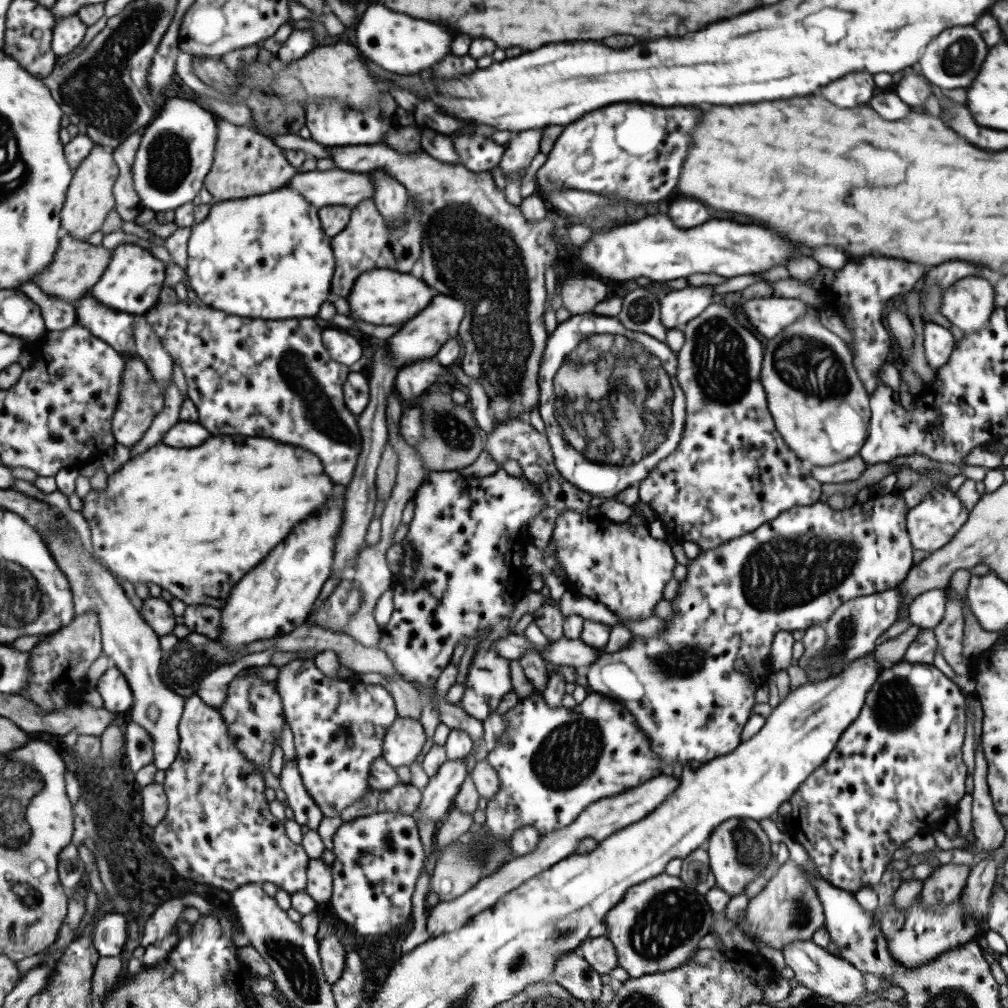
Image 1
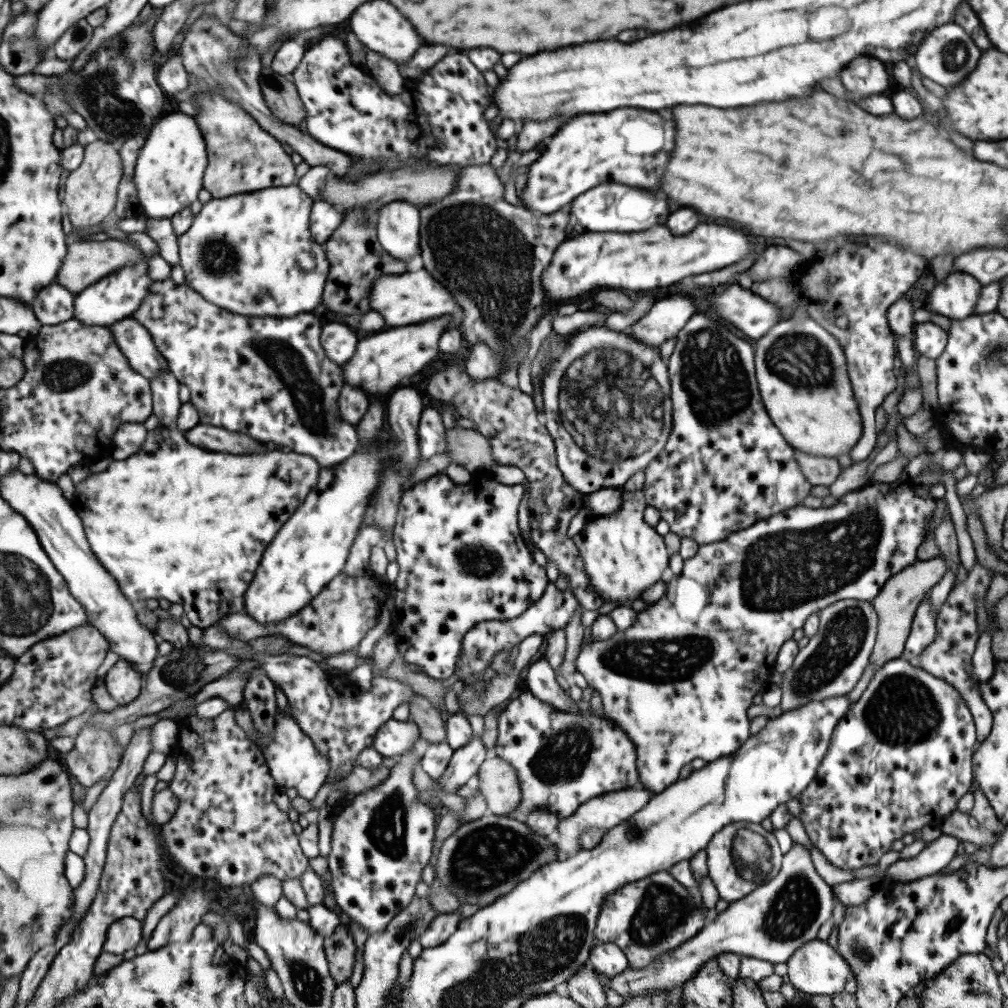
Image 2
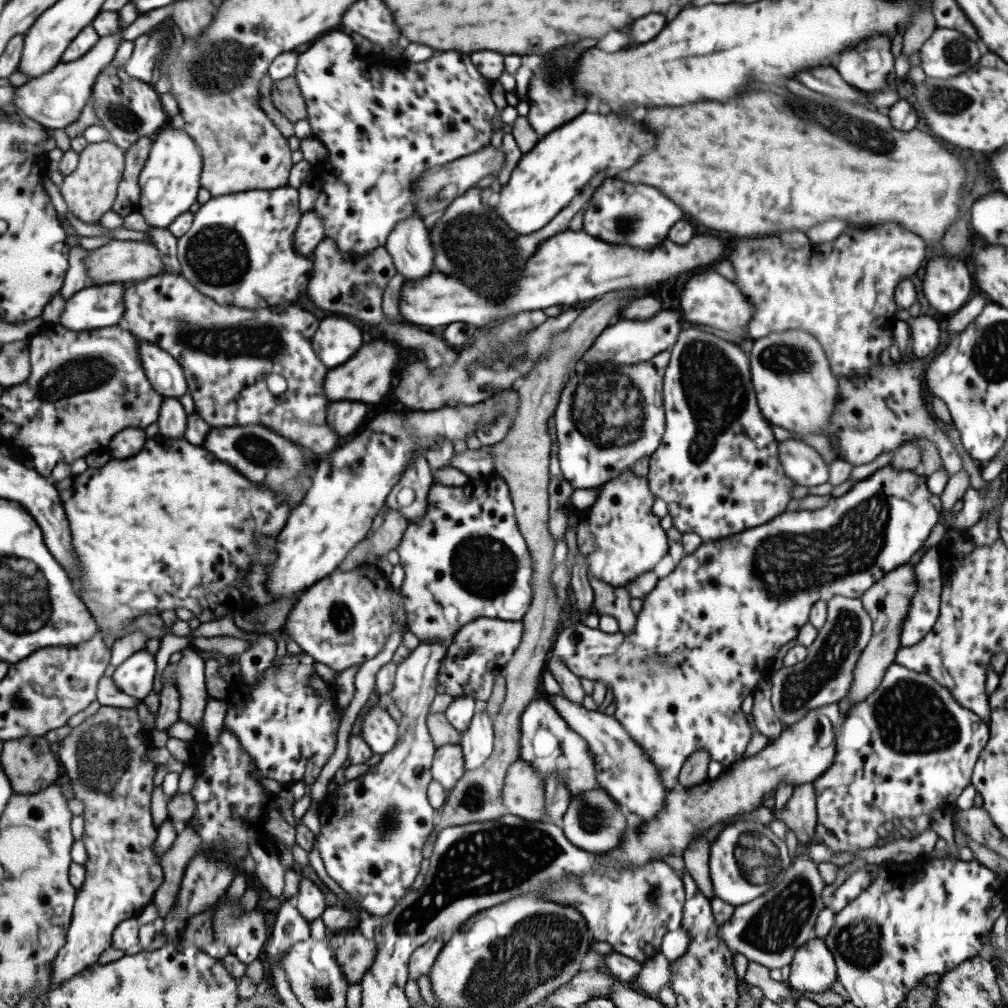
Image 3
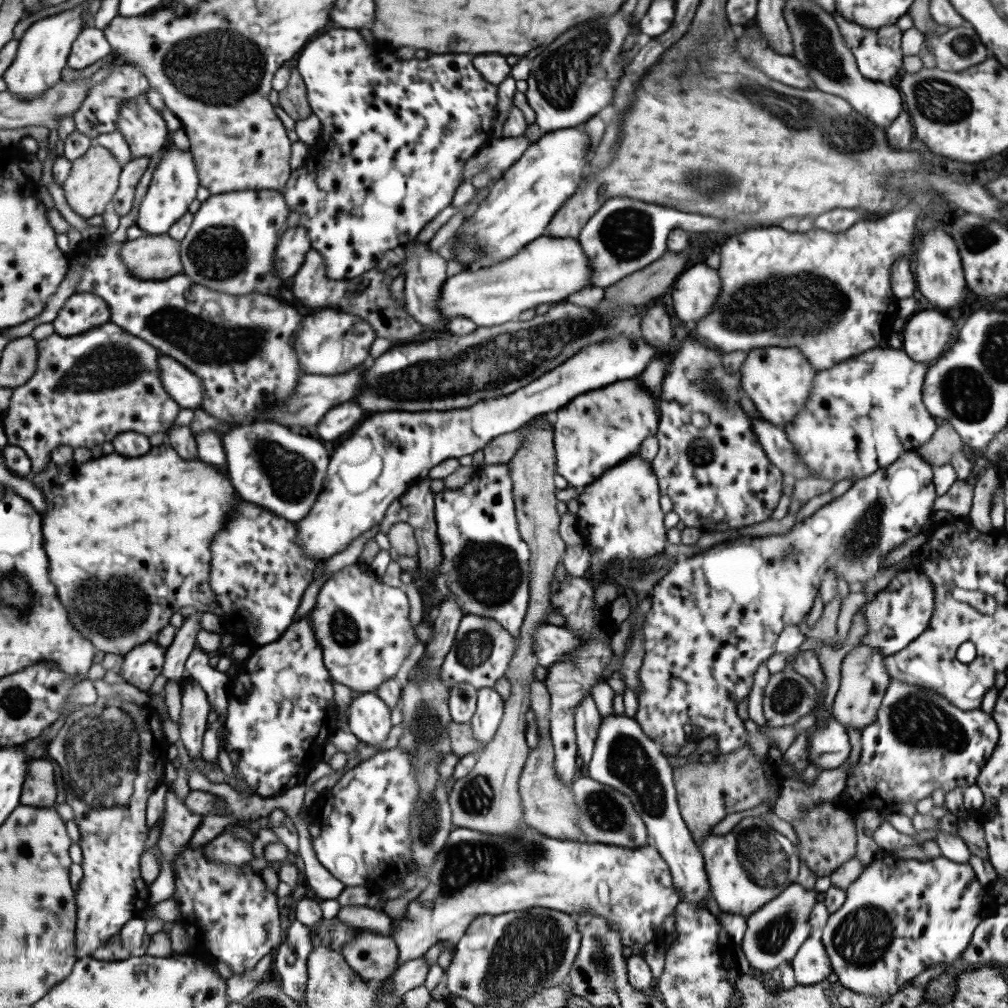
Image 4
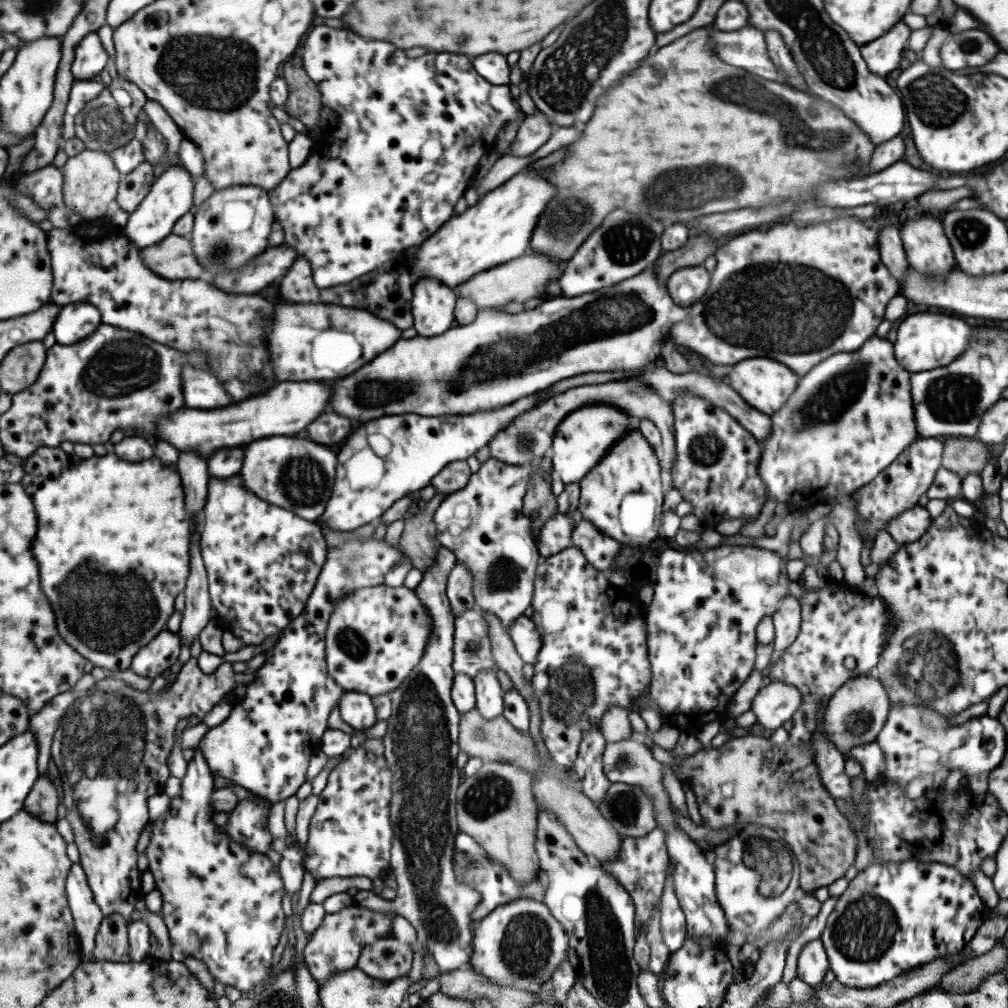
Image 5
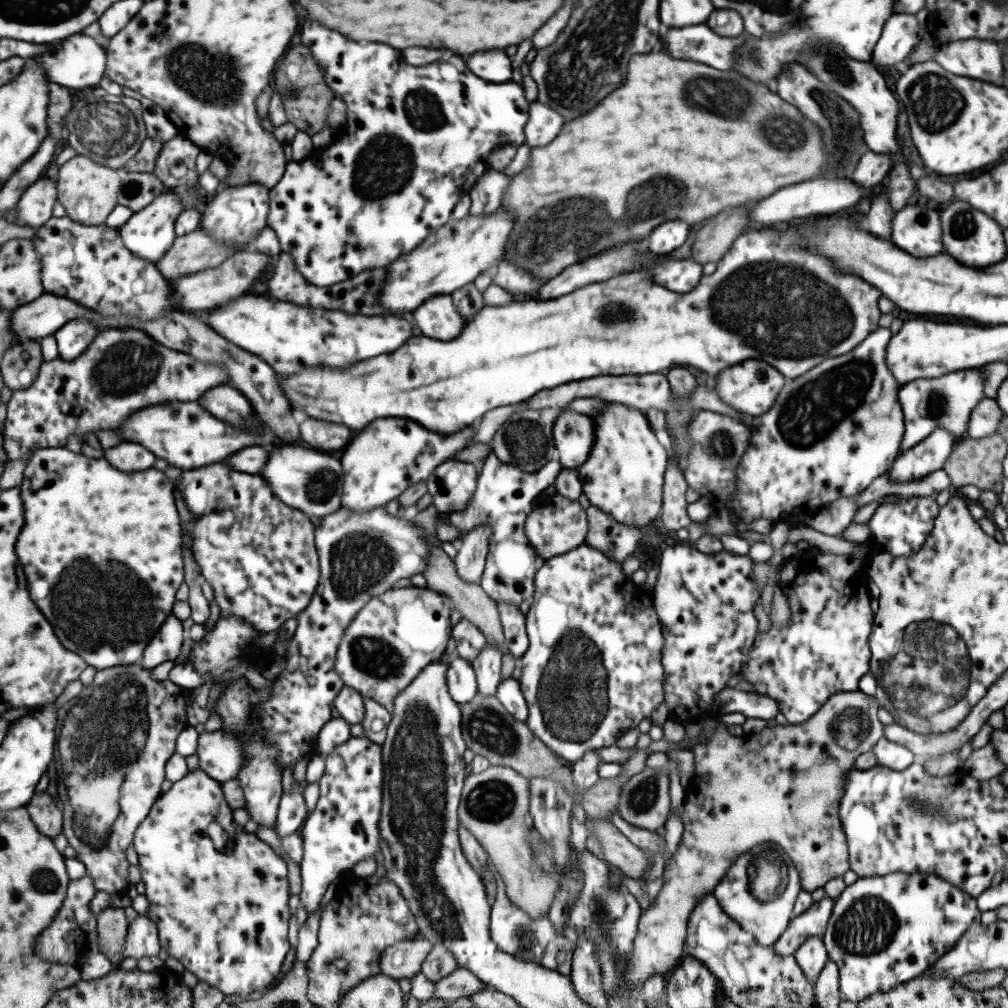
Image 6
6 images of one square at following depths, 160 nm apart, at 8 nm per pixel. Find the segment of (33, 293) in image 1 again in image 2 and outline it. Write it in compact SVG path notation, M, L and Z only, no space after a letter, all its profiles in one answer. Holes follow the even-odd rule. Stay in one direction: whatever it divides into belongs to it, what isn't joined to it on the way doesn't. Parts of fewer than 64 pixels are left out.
M55 282L40 292L32 307L42 325L59 325L74 318L75 299L75 293Z

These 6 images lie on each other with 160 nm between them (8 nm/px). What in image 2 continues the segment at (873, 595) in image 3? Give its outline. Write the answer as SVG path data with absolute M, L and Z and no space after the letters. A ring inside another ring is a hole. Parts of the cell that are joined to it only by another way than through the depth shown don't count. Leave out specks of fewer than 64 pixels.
M933 557L924 561L916 560L897 574L890 576L878 589L878 593L869 600L873 612L878 616L876 637L868 658L873 672L889 659L900 656L919 602L928 594L928 590L941 580L946 571L943 557Z

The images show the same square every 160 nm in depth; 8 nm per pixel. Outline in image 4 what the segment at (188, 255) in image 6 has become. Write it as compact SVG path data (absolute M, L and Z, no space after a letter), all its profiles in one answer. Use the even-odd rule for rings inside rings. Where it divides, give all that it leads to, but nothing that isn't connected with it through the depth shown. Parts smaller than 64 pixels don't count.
M169 233L125 241L120 258L137 278L165 280L183 272L179 242Z

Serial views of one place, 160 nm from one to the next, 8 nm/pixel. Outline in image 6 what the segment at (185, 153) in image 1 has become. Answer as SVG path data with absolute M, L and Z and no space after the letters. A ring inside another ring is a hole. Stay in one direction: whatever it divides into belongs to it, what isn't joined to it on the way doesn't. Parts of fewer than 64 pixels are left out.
M167 188L167 191L161 193L151 205L147 205L139 212L133 212L133 215L120 227L124 243L138 257L146 258L155 264L159 263L159 260L165 256L165 252L168 252L174 244L177 237L176 218L183 212L183 209L178 191Z

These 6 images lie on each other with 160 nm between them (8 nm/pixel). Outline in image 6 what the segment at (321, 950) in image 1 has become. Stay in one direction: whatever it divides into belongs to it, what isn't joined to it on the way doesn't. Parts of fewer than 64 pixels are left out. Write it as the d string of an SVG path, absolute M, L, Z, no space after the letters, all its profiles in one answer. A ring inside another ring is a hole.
M415 933L412 941L400 945L387 946L380 954L378 969L381 974L398 981L411 978L420 971L425 956L431 952L433 945L420 934Z

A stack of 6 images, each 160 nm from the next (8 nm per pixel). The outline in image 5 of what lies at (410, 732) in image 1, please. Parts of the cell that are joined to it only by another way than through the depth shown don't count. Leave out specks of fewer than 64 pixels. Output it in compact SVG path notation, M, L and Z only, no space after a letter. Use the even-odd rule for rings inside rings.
M345 692L338 700L341 720L354 730L365 730L375 724L375 707L370 696L357 692Z

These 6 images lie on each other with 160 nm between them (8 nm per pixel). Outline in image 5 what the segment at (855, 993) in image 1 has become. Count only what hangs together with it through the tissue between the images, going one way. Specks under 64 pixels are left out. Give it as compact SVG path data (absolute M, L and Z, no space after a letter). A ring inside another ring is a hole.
M816 939L801 947L796 961L797 978L812 987L823 980L828 961L822 943Z

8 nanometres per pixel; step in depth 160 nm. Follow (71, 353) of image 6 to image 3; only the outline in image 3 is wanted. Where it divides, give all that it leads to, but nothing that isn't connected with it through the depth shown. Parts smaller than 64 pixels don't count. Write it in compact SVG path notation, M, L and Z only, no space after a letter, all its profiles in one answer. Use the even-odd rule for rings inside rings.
M117 282L85 287L68 299L57 323L77 332L118 325L124 318L128 285Z

